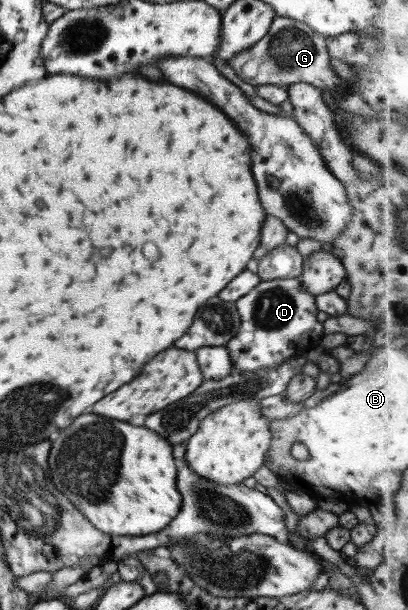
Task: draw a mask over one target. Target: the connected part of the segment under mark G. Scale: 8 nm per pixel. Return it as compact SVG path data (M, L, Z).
M274 16L267 33L251 49L246 49L231 58L227 64L234 73L252 87L258 85L278 85L281 87L296 83L306 83L327 91L341 87L341 78L328 64L326 40L309 26L292 18Z

